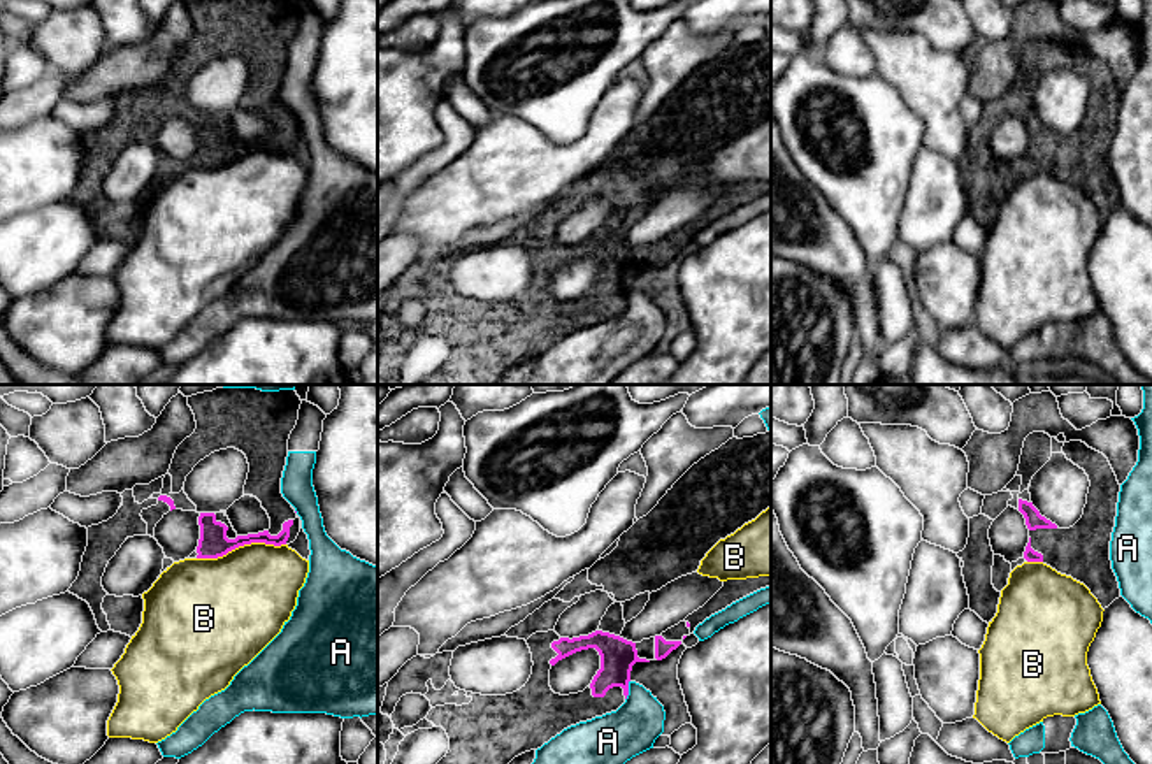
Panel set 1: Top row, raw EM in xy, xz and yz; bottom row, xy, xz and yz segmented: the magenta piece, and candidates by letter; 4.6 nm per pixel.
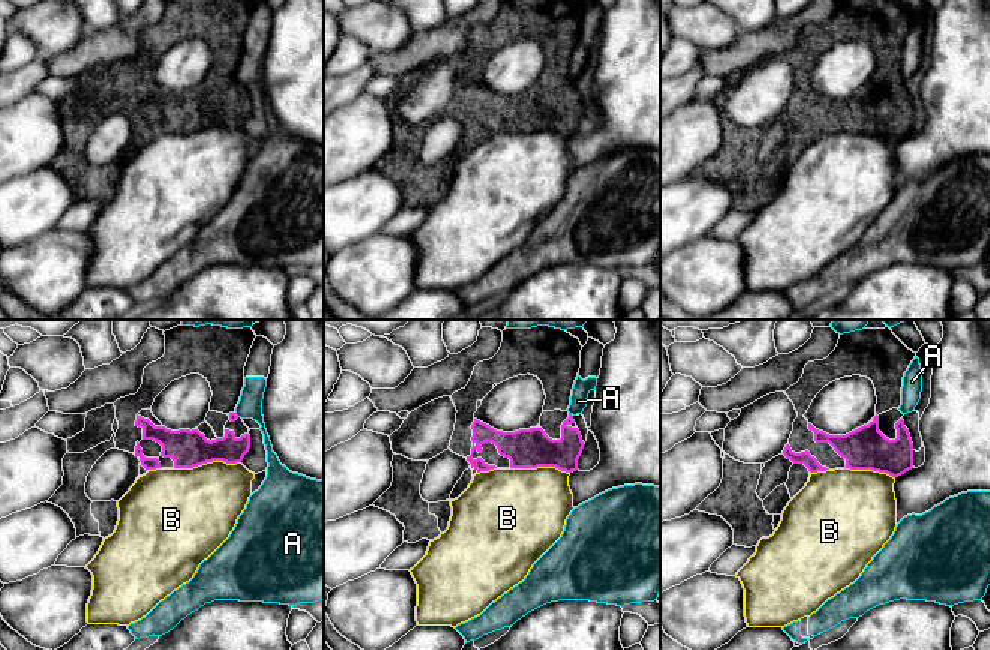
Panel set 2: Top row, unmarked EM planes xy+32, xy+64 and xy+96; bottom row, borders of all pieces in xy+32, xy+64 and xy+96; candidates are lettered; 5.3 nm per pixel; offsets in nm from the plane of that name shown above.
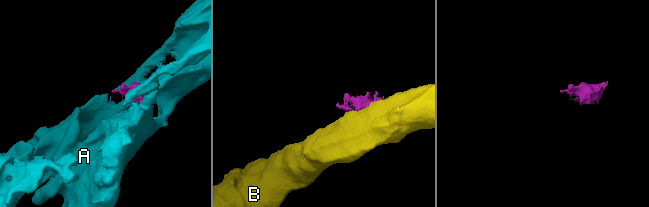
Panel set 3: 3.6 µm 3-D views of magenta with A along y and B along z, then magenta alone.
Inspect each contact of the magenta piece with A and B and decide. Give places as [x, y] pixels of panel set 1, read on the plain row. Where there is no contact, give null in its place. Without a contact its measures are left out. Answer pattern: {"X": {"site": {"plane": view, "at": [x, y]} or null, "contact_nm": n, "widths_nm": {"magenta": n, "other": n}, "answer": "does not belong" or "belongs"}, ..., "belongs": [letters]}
{"A": {"site": {"plane": "xz", "at": [627, 297]}, "contact_nm": 100, "widths_nm": {"magenta": 160, "other": 240}, "answer": "does not belong"}, "B": {"site": {"plane": "xy", "at": [241, 151]}, "contact_nm": 420, "widths_nm": {"magenta": 140, "other": 440}, "answer": "does not belong"}, "belongs": []}

